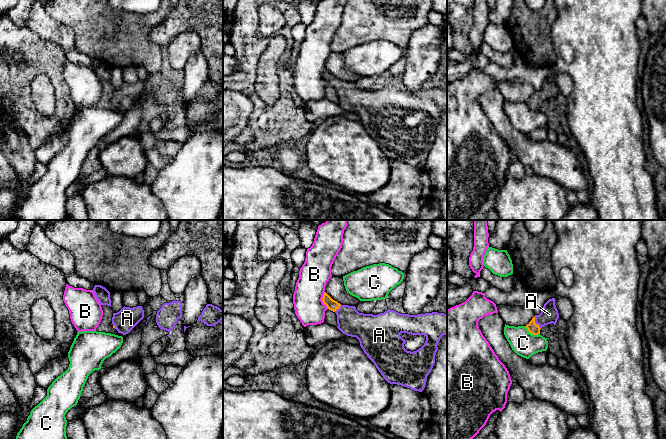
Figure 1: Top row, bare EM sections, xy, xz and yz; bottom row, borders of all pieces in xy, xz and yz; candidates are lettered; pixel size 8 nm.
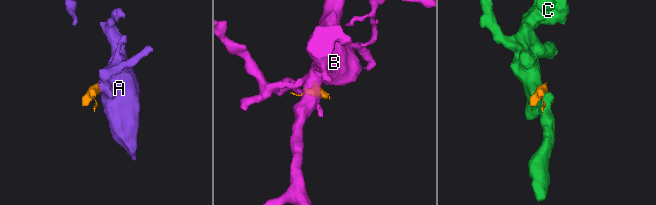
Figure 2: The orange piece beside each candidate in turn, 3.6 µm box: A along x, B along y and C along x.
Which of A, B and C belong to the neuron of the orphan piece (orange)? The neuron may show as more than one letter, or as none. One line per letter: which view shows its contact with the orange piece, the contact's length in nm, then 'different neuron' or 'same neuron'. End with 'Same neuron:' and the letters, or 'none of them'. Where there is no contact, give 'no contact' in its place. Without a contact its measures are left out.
A: contact in yz; length 120 nm; same neuron
B: contact in xz; length 140 nm; different neuron
C: contact in yz; length 140 nm; different neuron
Same neuron: A

